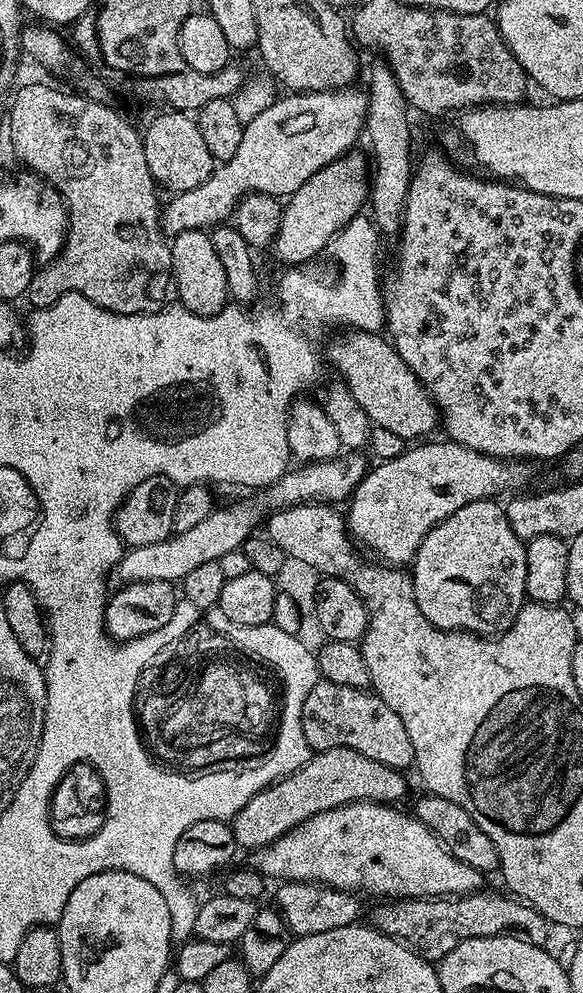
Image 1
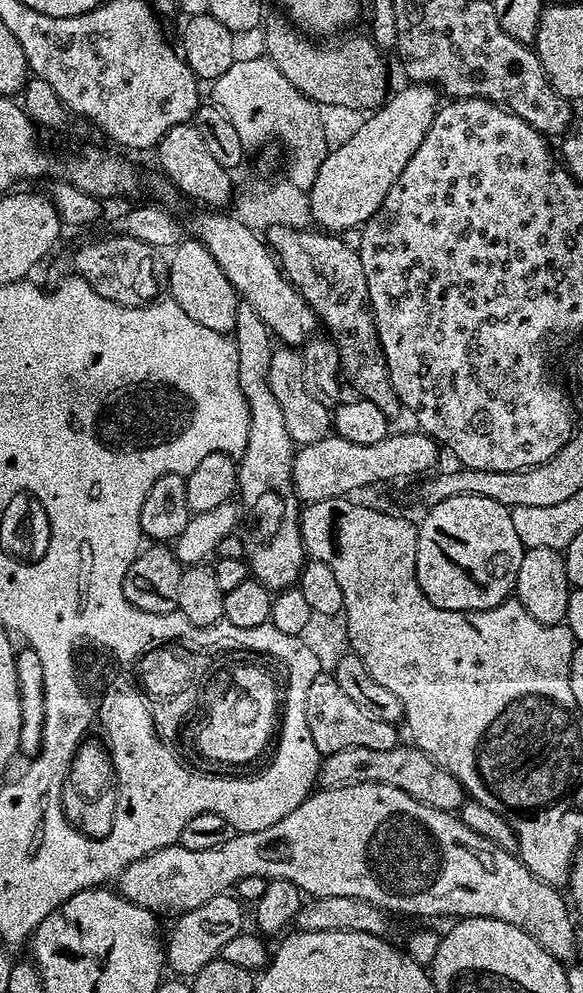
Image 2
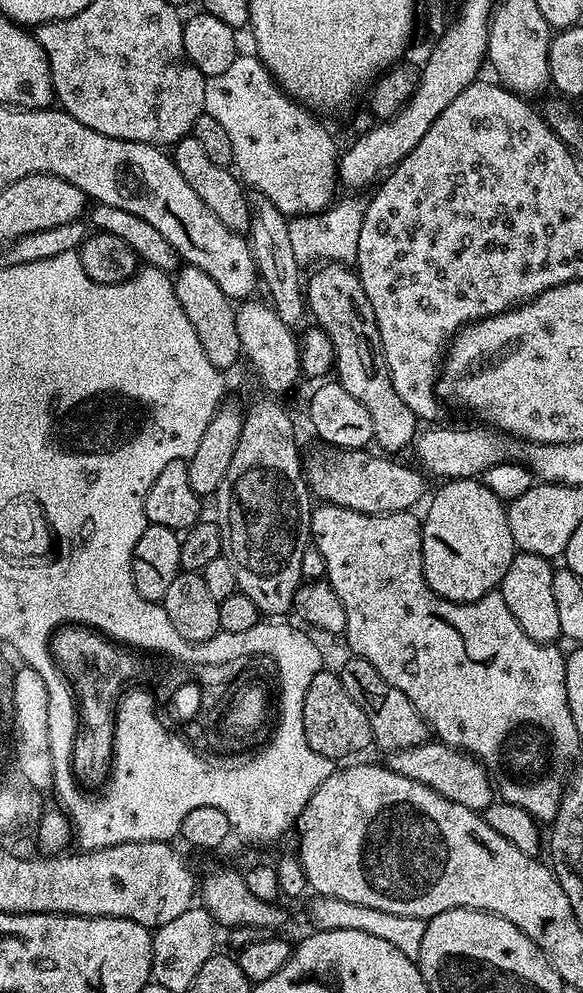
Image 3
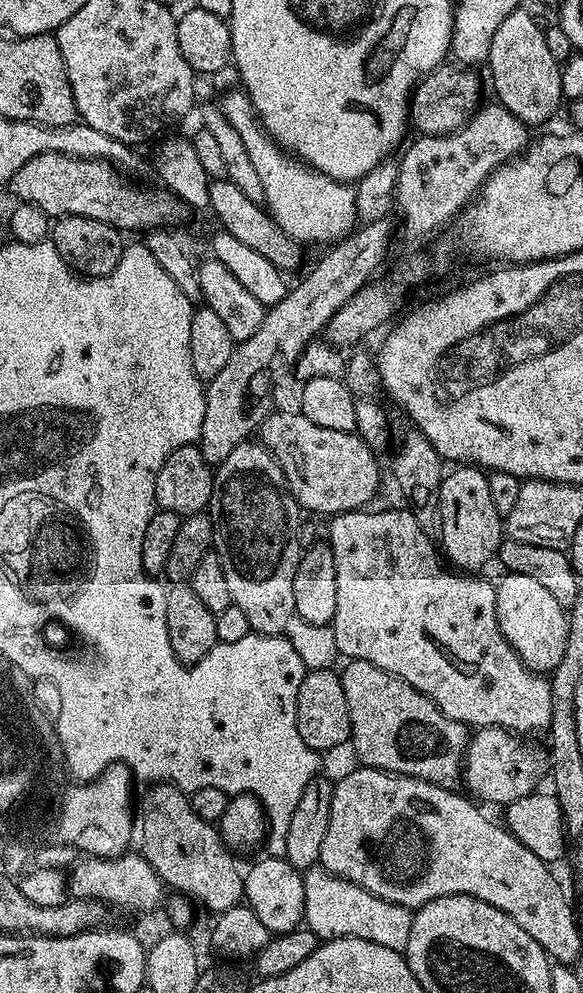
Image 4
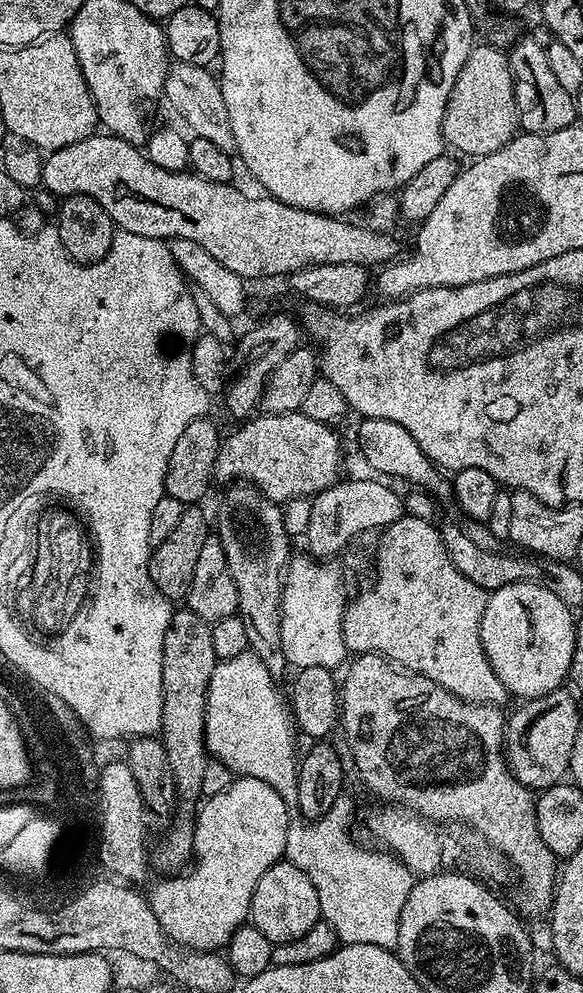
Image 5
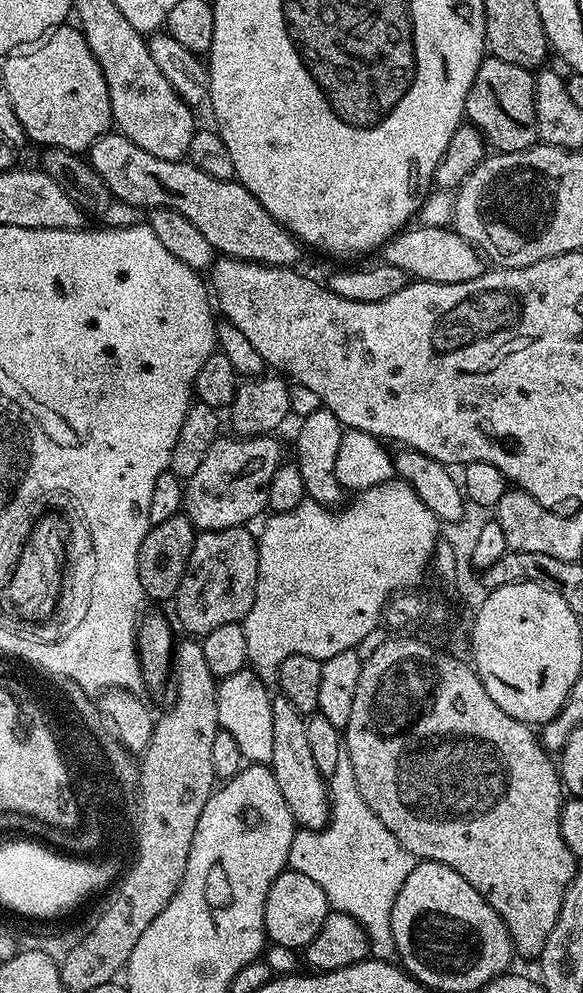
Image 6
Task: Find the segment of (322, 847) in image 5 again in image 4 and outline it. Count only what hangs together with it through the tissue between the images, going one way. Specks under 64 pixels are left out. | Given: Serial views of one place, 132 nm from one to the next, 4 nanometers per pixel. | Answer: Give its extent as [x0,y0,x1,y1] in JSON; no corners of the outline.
[303,866,413,953]

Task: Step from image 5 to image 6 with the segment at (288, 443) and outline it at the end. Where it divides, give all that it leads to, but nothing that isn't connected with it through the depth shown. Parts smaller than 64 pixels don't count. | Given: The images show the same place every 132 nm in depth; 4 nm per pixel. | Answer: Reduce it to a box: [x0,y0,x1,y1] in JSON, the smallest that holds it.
[183,435,285,532]

